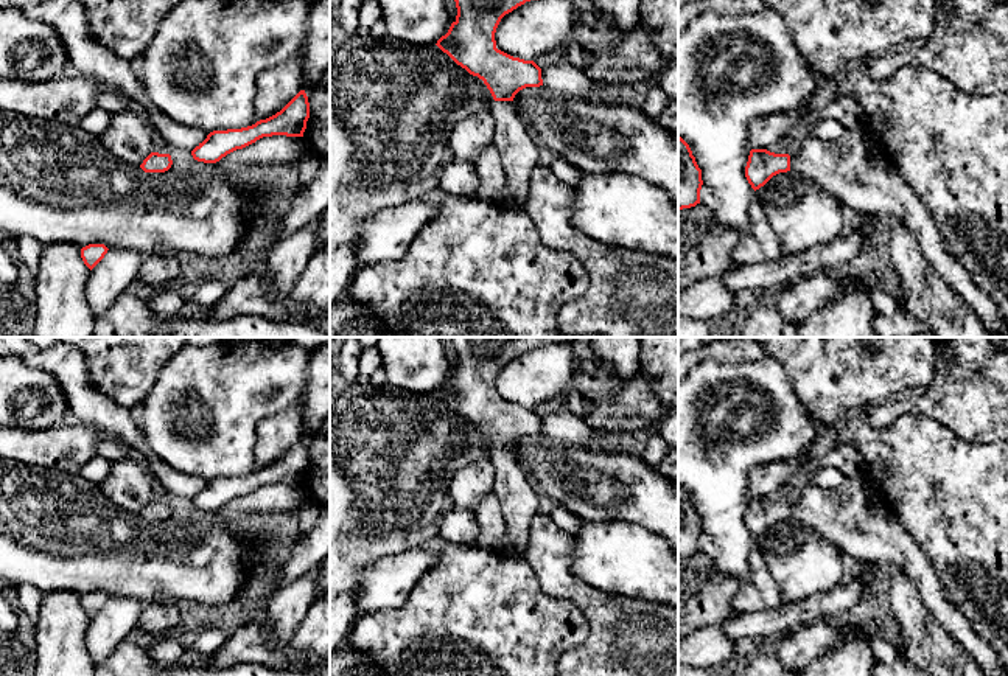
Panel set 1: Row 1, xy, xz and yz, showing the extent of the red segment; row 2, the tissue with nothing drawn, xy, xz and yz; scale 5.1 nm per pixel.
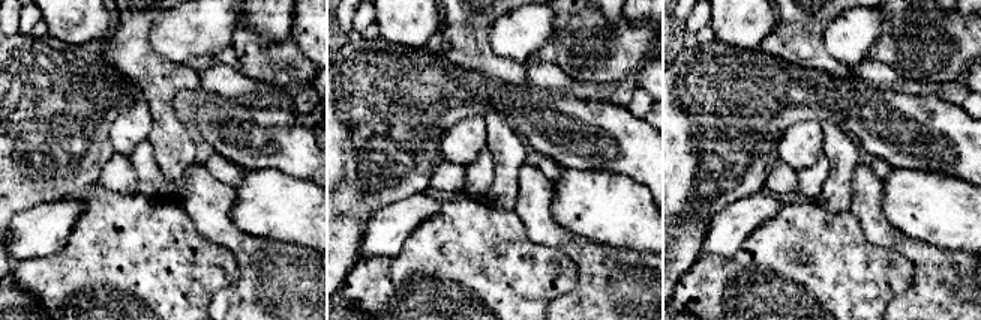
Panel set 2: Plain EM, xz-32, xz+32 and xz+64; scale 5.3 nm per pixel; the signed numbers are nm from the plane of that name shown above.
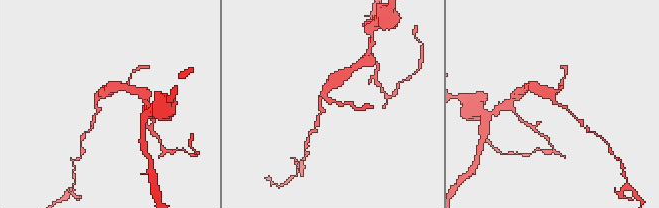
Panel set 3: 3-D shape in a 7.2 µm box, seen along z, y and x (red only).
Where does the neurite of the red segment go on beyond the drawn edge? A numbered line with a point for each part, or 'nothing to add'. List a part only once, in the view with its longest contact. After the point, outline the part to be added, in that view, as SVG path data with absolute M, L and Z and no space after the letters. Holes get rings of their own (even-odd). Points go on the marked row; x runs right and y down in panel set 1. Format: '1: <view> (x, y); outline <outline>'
1: xz (518, 148); outline M493 101L495 117L493 146L501 155L506 174L506 190L499 207L523 210L529 196L529 177L540 159L538 138L520 121L512 101Z

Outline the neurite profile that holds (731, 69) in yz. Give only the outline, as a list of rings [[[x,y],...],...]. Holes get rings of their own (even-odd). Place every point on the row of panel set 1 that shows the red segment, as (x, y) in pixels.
[[[768,8],[740,16],[703,11],[678,33],[678,135],[689,145],[702,169],[700,204],[719,224],[733,228],[739,239],[748,233],[750,204],[754,193],[745,177],[751,151],[750,123],[765,115],[804,112],[817,92],[820,78],[795,47],[782,17]]]

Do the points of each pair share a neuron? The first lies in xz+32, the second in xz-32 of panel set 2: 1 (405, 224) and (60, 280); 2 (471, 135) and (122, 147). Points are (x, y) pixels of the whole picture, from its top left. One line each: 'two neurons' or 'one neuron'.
1: two neurons
2: one neuron

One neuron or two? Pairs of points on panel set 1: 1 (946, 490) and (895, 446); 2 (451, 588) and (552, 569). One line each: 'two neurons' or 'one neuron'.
1: one neuron
2: two neurons

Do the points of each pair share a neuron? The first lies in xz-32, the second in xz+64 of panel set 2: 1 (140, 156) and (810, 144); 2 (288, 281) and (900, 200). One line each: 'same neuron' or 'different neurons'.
1: different neurons
2: different neurons

